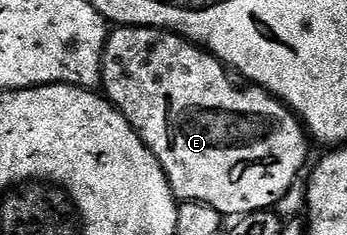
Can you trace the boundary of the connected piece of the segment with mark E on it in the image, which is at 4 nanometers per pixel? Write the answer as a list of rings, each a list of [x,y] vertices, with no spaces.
[[[115,26],[107,34],[106,48],[102,54],[102,81],[101,90],[107,99],[122,112],[123,117],[130,122],[132,129],[148,145],[148,149],[160,161],[164,173],[168,177],[170,187],[174,190],[175,196],[179,200],[191,203],[207,203],[212,205],[223,217],[241,217],[253,211],[264,211],[273,208],[292,189],[294,183],[299,182],[302,166],[306,163],[306,154],[310,151],[311,140],[301,119],[290,110],[286,104],[280,102],[275,95],[269,91],[264,91],[260,87],[246,85],[234,87],[225,77],[226,67],[219,63],[209,51],[198,46],[197,43],[190,42],[172,31],[164,31],[161,27],[123,27]]]

